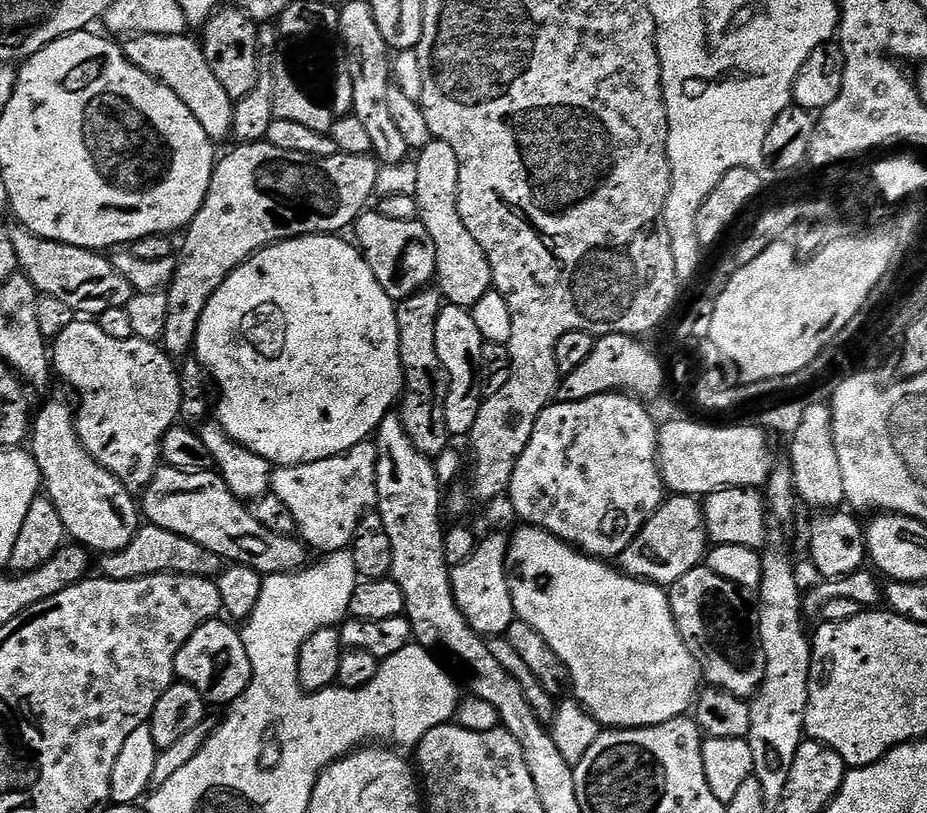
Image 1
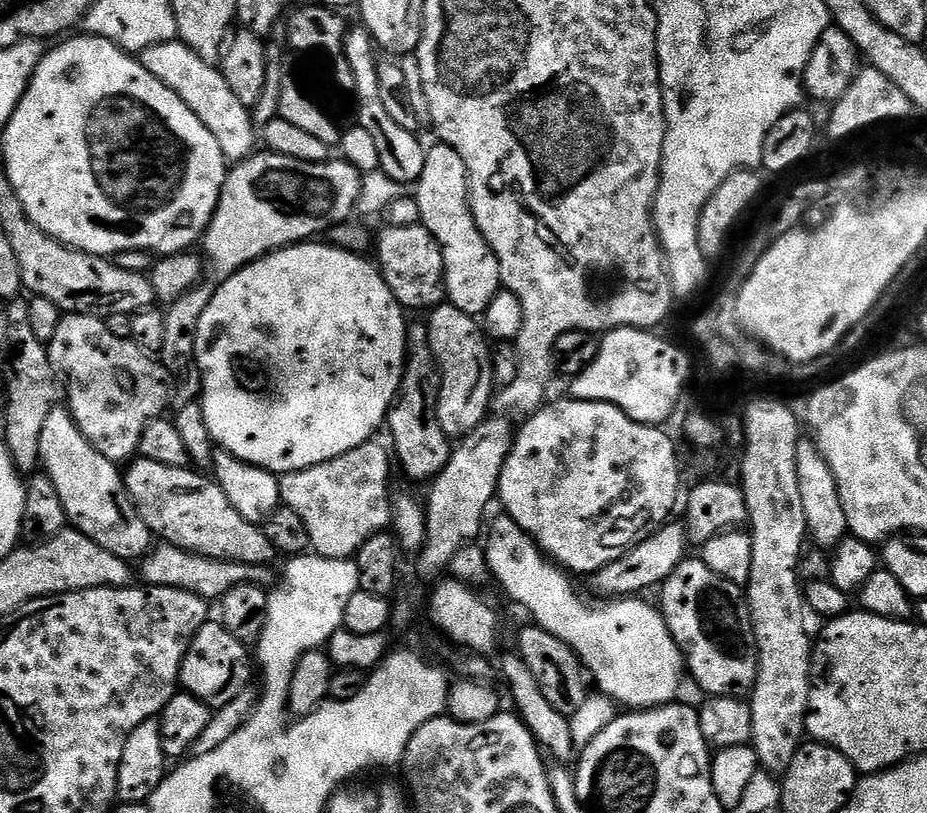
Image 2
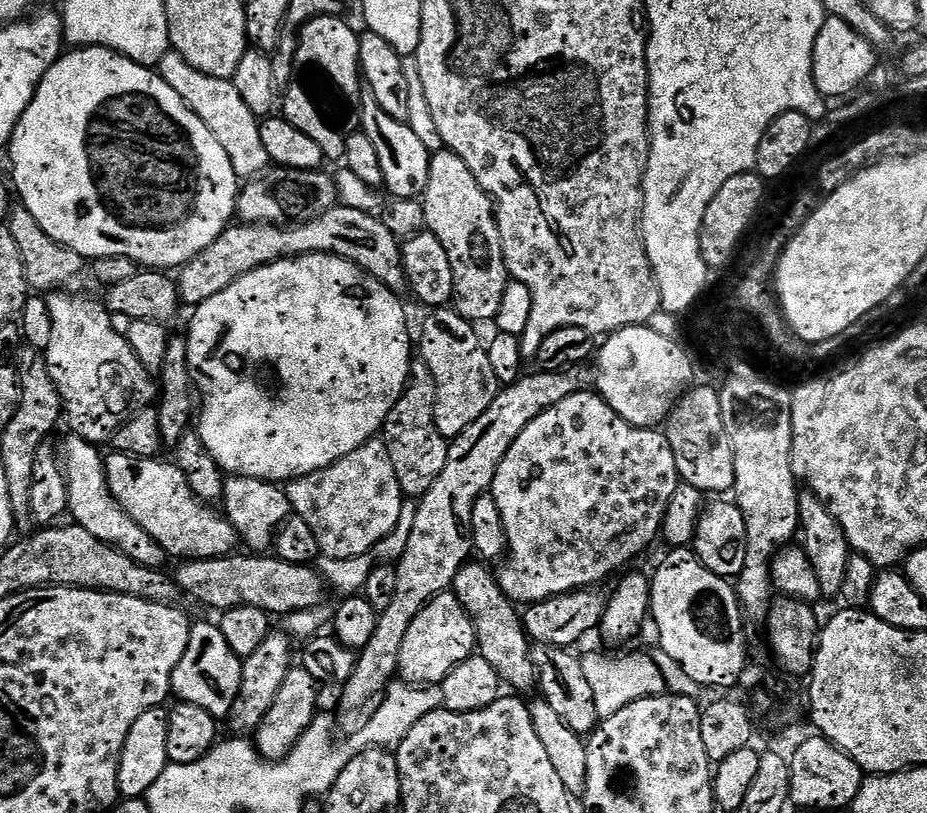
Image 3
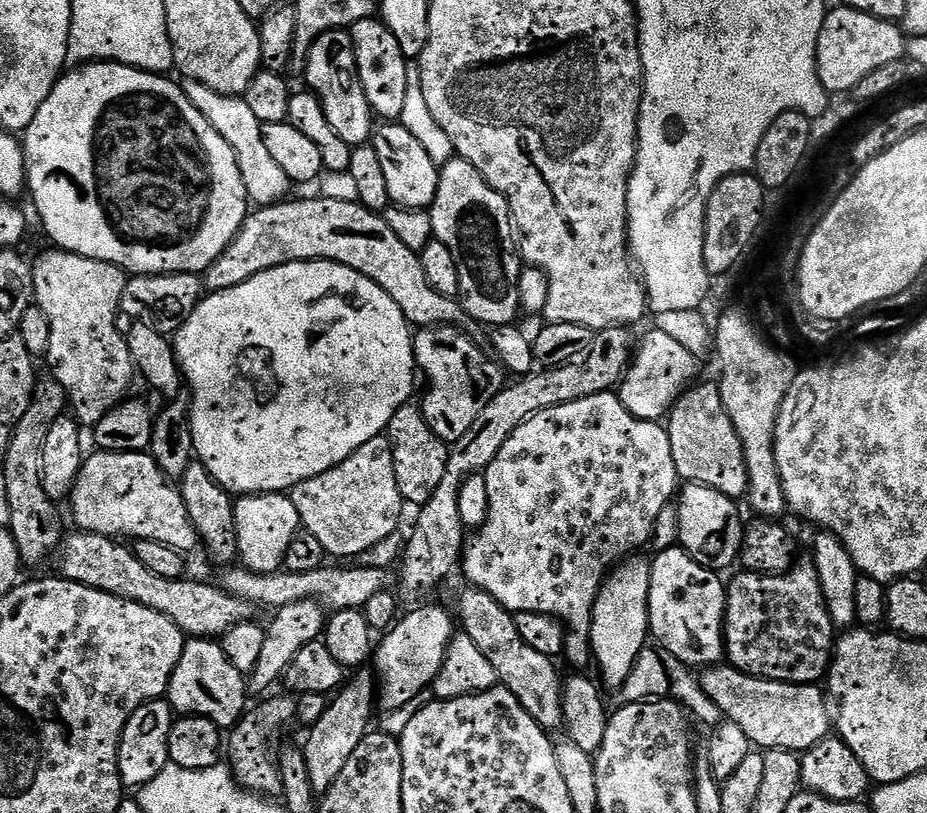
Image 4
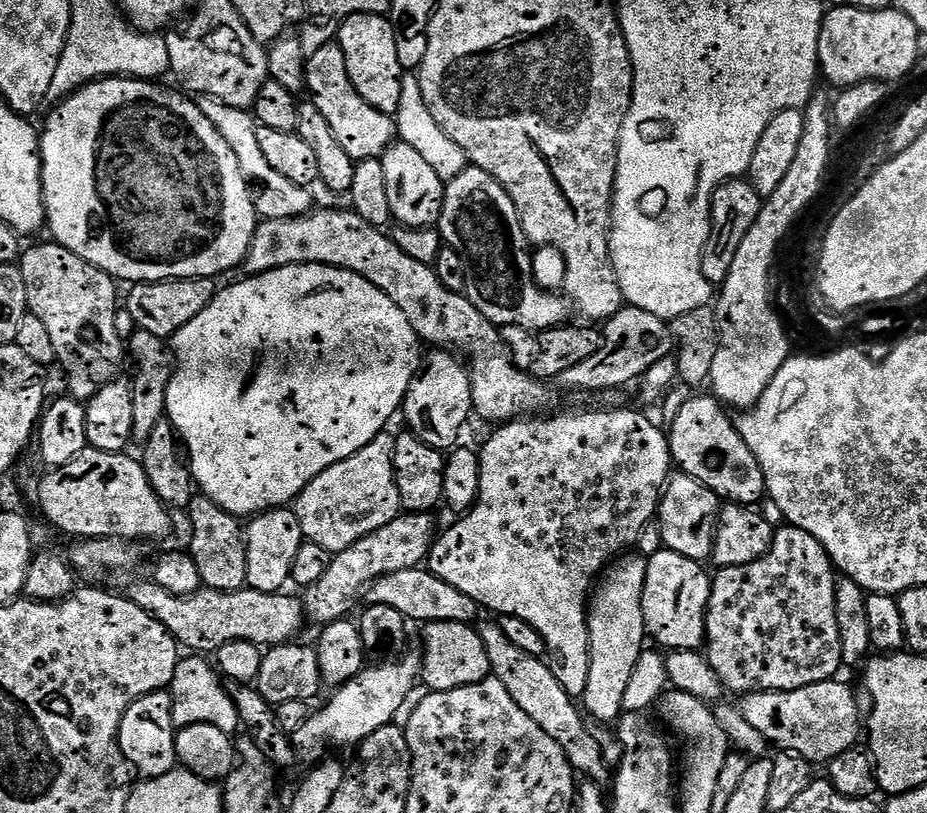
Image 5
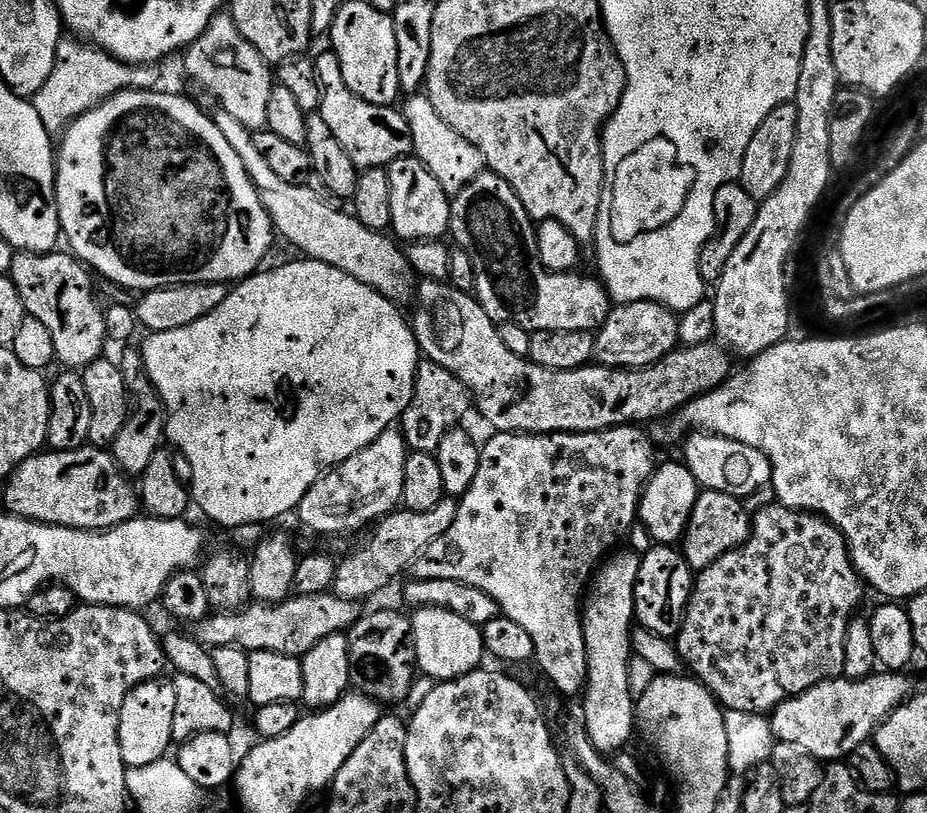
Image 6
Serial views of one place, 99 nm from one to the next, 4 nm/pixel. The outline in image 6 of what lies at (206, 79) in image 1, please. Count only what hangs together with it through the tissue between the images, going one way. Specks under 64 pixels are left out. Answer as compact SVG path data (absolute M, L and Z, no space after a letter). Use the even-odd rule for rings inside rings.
M217 107L215 111L214 119L218 130L226 134L226 142L230 142L238 158L242 158L242 166L246 166L248 177L260 192L272 219L272 227L279 235L281 232L309 261L316 260L334 266L338 272L350 274L350 278L358 278L361 285L381 292L397 305L404 306L407 300L409 303L413 299L412 267L408 264L407 255L399 248L401 245L391 235L362 226L362 222L358 222L351 211L339 212L334 205L327 204L312 186L282 182L282 178L270 170L266 158L262 158L258 146L254 146L254 133L242 126L242 122L238 122L238 118L234 118L225 108Z

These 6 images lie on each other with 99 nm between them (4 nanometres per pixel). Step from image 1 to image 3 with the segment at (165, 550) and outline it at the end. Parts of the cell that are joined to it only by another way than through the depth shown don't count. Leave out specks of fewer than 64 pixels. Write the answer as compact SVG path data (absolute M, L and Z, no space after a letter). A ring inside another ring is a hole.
M274 554L240 555L183 561L174 572L177 589L208 608L217 608L220 614L238 606L258 606L258 610L273 617L287 618L294 612L319 608L325 603L326 581L315 567L282 562Z

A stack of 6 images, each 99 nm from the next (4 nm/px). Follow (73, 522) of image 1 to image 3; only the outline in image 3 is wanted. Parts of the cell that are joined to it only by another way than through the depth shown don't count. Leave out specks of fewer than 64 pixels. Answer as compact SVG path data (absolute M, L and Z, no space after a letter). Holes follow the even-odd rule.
M75 434L69 437L58 448L61 458L61 467L67 478L68 509L71 519L80 528L87 530L98 538L99 541L106 542L111 548L118 549L128 558L133 558L140 565L151 568L163 569L168 562L167 552L162 550L162 546L150 537L125 511L122 511L120 504L109 490L108 479L105 476L103 455L95 445L86 443L84 439Z

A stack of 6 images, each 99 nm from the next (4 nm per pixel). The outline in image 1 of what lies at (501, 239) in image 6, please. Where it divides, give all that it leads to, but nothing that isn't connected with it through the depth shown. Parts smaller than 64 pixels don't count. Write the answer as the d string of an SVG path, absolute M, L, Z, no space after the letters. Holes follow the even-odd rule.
M430 141L419 149L415 157L418 170L416 205L420 211L419 220L430 230L436 255L436 278L438 291L445 301L454 306L471 309L487 292L493 291L490 262L482 254L482 246L474 242L462 214L458 214L458 158L450 147L450 142Z

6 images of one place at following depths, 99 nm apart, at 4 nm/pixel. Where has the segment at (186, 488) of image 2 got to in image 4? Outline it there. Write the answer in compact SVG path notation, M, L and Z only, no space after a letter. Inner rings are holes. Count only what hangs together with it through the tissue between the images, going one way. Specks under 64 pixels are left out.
M93 451L80 465L76 483L72 485L70 505L75 527L81 532L93 532L113 538L127 538L129 541L149 540L162 543L183 554L198 548L195 524L186 510L179 487L165 476L148 452L102 452Z

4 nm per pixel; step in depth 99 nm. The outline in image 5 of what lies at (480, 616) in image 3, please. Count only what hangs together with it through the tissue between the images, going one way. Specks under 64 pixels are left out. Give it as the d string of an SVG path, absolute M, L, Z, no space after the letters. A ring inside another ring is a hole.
M499 623L479 625L478 631L482 646L486 646L486 658L490 658L495 679L501 680L511 690L518 706L522 706L522 710L526 710L526 714L530 714L530 718L534 718L534 722L538 722L538 726L542 726L542 730L546 730L546 734L550 734L550 738L554 738L554 742L562 746L562 754L566 754L577 773L585 772L588 775L585 777L592 782L604 782L604 779L607 781L610 767L602 758L598 743L591 737L590 724L585 713L578 707L574 697L562 688L562 683L558 682L549 665L539 656L531 656L526 654L526 650L518 650L518 646L514 646L510 638L506 638Z

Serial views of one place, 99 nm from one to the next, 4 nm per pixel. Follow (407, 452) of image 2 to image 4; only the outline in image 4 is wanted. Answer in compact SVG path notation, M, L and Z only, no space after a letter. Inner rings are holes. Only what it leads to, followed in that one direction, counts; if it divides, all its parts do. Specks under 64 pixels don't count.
M416 402L404 404L396 411L394 418L390 418L386 435L394 454L394 478L398 478L398 490L405 505L422 506L430 502L430 498L434 498L434 490L438 490L446 474L449 445L440 440L434 430L430 430L423 407Z

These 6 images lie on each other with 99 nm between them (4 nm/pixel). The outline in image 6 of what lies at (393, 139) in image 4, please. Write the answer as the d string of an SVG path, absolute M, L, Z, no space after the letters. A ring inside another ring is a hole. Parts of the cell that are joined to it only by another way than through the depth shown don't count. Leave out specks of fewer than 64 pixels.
M414 154L394 161L388 165L387 170L392 191L391 231L404 242L439 240L447 237L452 227L452 200L450 193L438 186L438 178L434 178L434 174L430 174L428 167Z

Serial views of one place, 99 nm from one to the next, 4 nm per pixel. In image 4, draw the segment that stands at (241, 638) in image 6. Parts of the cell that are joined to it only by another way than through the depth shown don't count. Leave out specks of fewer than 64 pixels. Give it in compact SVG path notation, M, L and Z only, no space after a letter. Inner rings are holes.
M79 530L73 533L73 536L72 533L65 535L58 549L59 575L63 579L97 588L123 600L138 602L150 610L158 610L158 614L166 614L166 618L170 618L170 622L181 628L188 638L219 638L226 630L253 619L253 604L223 592L215 583L203 584L200 580L189 578L164 578L148 570L133 549L119 539Z

